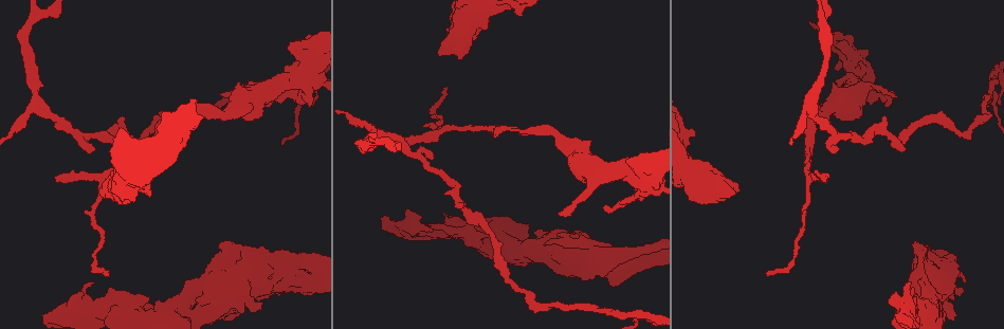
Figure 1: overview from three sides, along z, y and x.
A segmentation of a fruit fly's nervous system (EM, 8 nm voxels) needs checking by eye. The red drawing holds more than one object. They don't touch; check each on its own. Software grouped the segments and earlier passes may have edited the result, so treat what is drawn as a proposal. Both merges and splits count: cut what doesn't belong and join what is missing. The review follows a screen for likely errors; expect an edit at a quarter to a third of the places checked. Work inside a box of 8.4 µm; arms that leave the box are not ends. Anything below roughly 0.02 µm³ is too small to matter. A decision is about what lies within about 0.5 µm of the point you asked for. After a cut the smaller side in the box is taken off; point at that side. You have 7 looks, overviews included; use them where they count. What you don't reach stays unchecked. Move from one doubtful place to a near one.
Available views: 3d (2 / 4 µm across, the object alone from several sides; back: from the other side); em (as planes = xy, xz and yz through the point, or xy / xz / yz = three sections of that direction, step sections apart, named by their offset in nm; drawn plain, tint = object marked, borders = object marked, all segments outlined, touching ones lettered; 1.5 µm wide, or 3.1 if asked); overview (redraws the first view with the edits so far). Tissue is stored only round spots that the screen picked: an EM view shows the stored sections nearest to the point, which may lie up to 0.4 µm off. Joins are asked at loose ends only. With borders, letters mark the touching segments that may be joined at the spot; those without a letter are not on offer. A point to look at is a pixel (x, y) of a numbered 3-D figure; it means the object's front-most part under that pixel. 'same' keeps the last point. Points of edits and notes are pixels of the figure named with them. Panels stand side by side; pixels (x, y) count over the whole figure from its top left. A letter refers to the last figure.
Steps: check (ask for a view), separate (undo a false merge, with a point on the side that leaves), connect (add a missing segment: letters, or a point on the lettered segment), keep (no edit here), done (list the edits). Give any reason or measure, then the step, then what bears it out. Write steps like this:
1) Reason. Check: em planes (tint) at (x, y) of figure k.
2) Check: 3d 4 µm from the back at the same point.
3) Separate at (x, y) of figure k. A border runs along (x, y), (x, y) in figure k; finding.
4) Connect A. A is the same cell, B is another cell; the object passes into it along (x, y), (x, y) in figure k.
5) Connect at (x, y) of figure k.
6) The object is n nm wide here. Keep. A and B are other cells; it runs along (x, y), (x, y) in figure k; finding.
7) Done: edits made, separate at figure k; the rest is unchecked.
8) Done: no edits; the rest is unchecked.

An open end. Check: em planes (borders) at (730, 193) of figure 1.

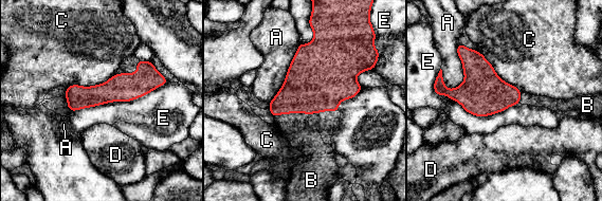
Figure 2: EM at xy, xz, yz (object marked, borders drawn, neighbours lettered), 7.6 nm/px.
Connect B. B is the same cell, A, C, D and E are other cells; the object passes into it along (310, 86), (291, 112), (295, 126) in figure 2; it goes on there.

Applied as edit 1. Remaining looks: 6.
See it whole again. Check: overview.

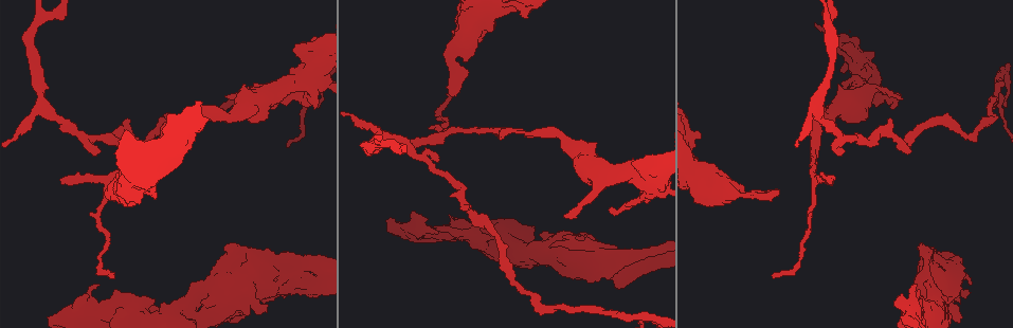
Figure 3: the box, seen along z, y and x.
Free end. Check: 3d 4 µm at (60, 182) of figure 3.

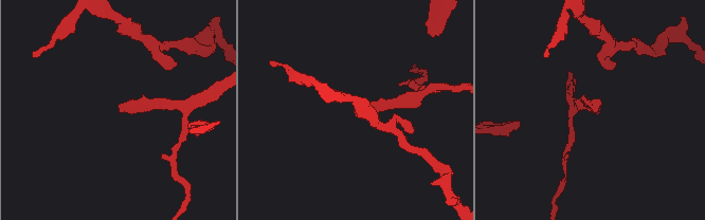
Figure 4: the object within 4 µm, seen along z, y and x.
Check: em xy step 4 (tint) at (120, 104) of figure 4.

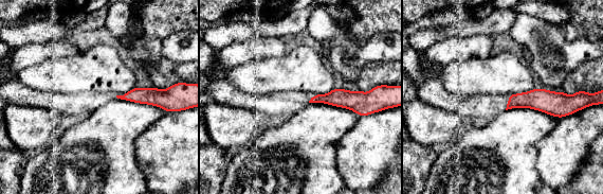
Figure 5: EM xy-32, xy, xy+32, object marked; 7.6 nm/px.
Another direction. Check: em xz step 8 (borders) at the same point.

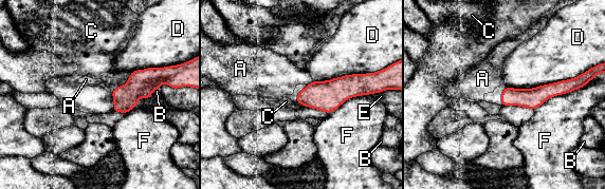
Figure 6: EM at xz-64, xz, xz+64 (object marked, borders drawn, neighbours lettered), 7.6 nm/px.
The object is 110 nm wide here. Connect A. A is the same cell, B, C, D, E and F are other cells; the object passes into it along (327, 96), (310, 82), (278, 76) in figure 6; it goes on there.

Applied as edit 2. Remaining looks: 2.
Check: overview.

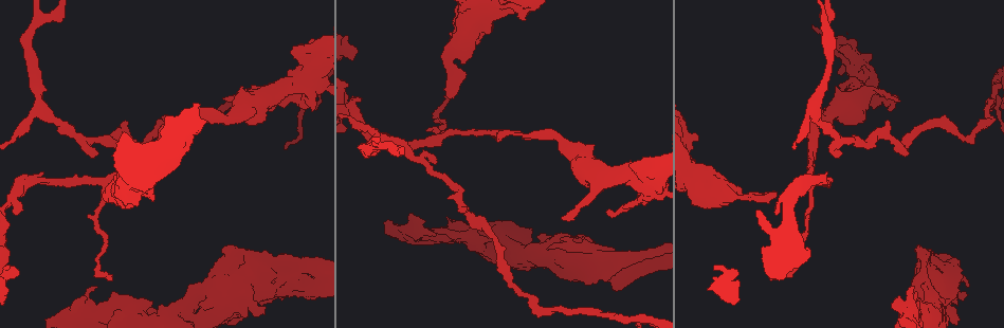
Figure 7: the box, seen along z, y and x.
Sharp bend. Check: em planes (borders) at (965, 139) of figure 7.

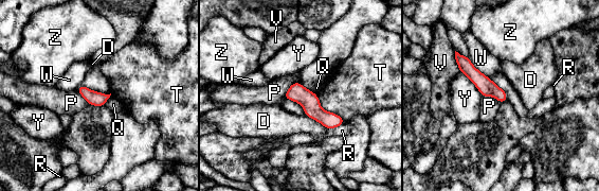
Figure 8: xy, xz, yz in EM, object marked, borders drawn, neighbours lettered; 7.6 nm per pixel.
Keep. D, P, Q, R, T, V, W, Y and Z are other cells; it runs along (457, 56), (488, 88), (504, 98) in figure 8; continuous, no second neuron.

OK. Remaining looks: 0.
Done: edits made, connect at figure 2, connect at figure 6; the rest is unchecked.

